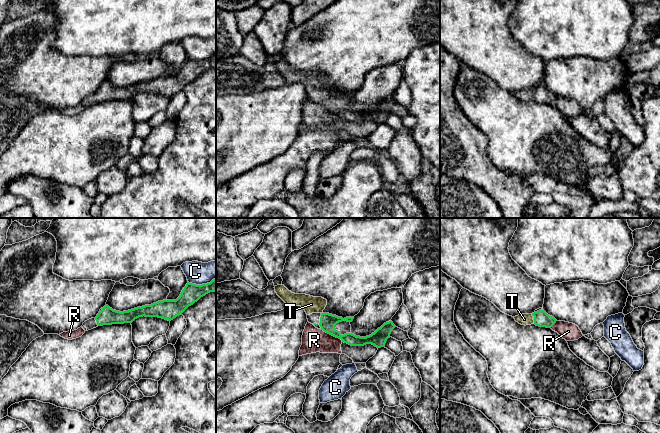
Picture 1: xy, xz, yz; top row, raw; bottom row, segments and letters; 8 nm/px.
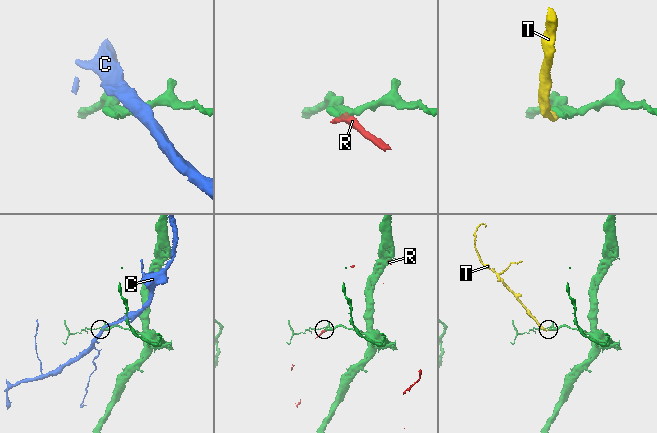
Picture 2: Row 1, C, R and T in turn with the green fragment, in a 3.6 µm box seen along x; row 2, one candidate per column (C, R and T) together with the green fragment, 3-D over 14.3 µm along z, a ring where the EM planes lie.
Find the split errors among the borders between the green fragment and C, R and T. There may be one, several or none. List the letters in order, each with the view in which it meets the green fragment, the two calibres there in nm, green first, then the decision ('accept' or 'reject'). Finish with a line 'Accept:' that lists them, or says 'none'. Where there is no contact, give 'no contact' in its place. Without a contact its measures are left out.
C: xy | 150/180 nm | reject
R: xz | 130/190 nm | reject
T: yz | 120/100 nm | accept
Accept: T

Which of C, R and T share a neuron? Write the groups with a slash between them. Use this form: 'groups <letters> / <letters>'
groups C / R / T

